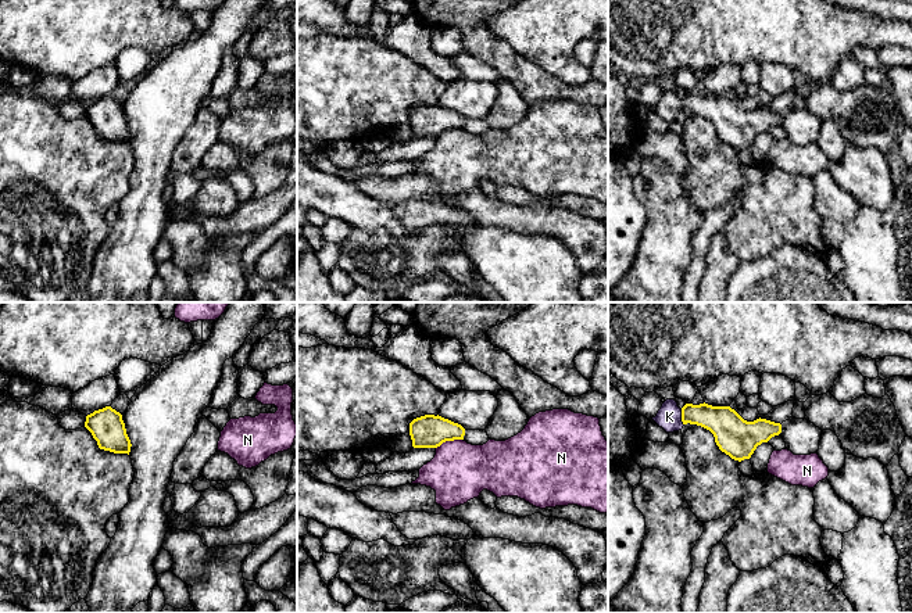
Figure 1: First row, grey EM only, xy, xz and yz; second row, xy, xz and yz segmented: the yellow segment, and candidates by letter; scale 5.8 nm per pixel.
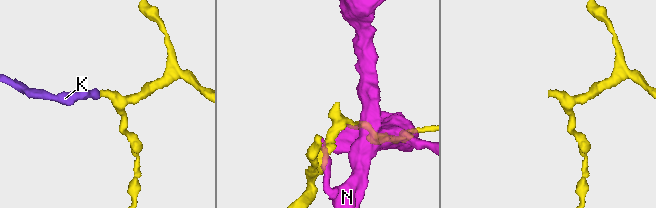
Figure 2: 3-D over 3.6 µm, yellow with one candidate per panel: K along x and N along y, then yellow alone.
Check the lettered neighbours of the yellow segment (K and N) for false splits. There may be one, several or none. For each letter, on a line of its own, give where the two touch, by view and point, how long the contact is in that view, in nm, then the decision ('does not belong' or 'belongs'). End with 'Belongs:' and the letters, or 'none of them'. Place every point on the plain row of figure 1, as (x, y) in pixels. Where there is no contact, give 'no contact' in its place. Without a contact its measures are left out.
K: contact yz (682, 107); length 100 nm; belongs
N: contact xz (449, 129); length 170 nm; does not belong
Belongs: K

